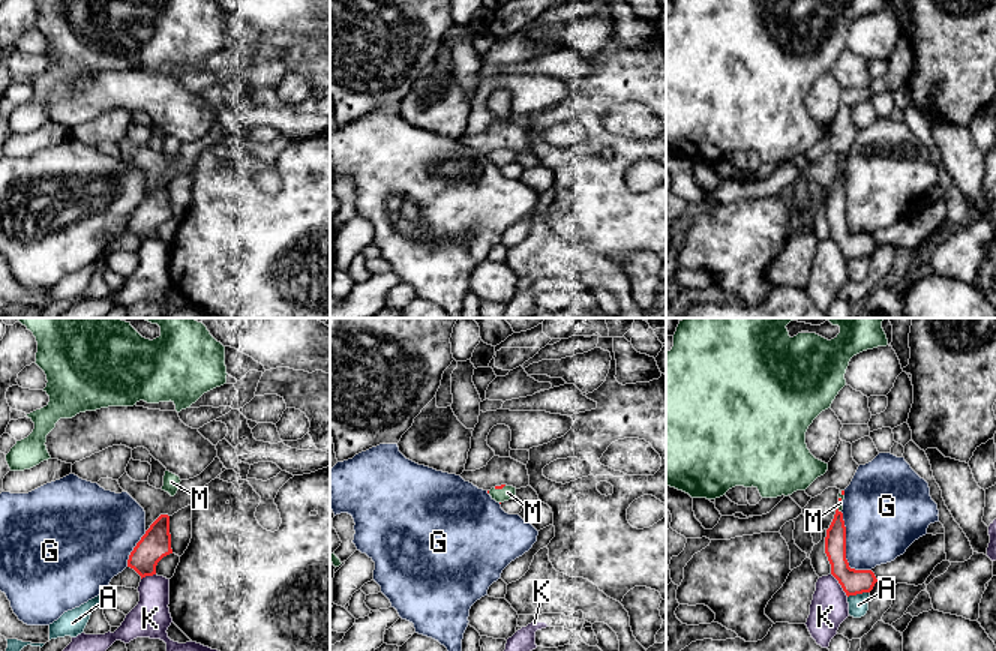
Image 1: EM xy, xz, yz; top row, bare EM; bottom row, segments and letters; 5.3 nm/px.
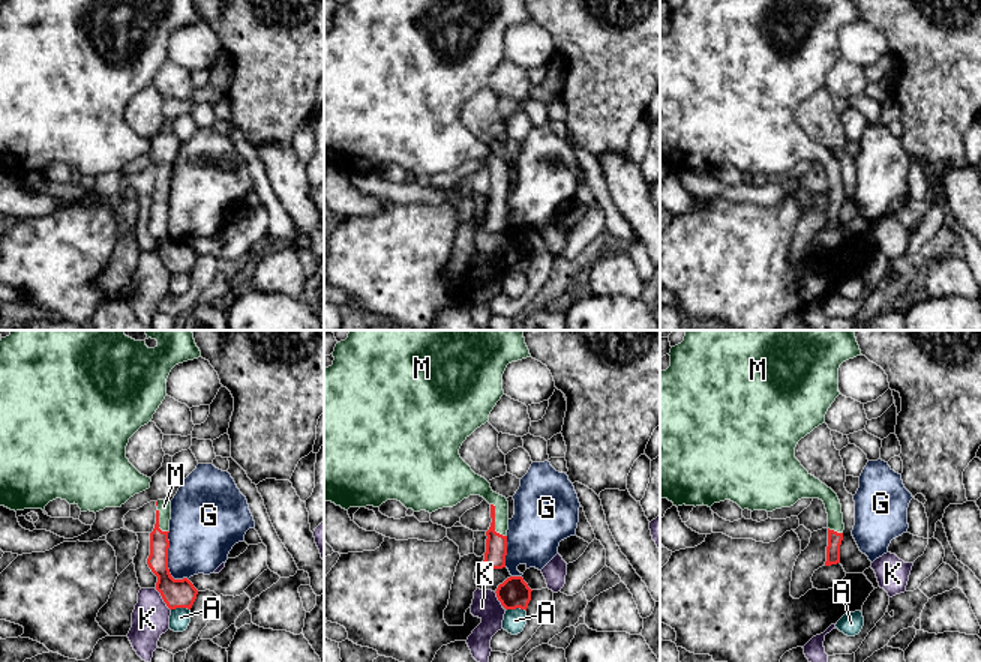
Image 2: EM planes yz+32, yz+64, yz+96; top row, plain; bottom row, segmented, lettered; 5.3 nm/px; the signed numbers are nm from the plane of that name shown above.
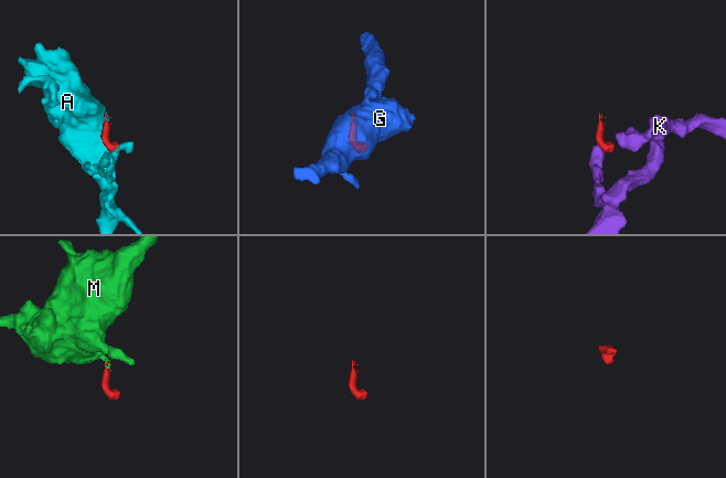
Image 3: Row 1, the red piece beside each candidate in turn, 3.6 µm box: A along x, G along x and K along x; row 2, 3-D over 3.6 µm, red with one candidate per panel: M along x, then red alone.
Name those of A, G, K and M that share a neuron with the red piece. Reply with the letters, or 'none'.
M

